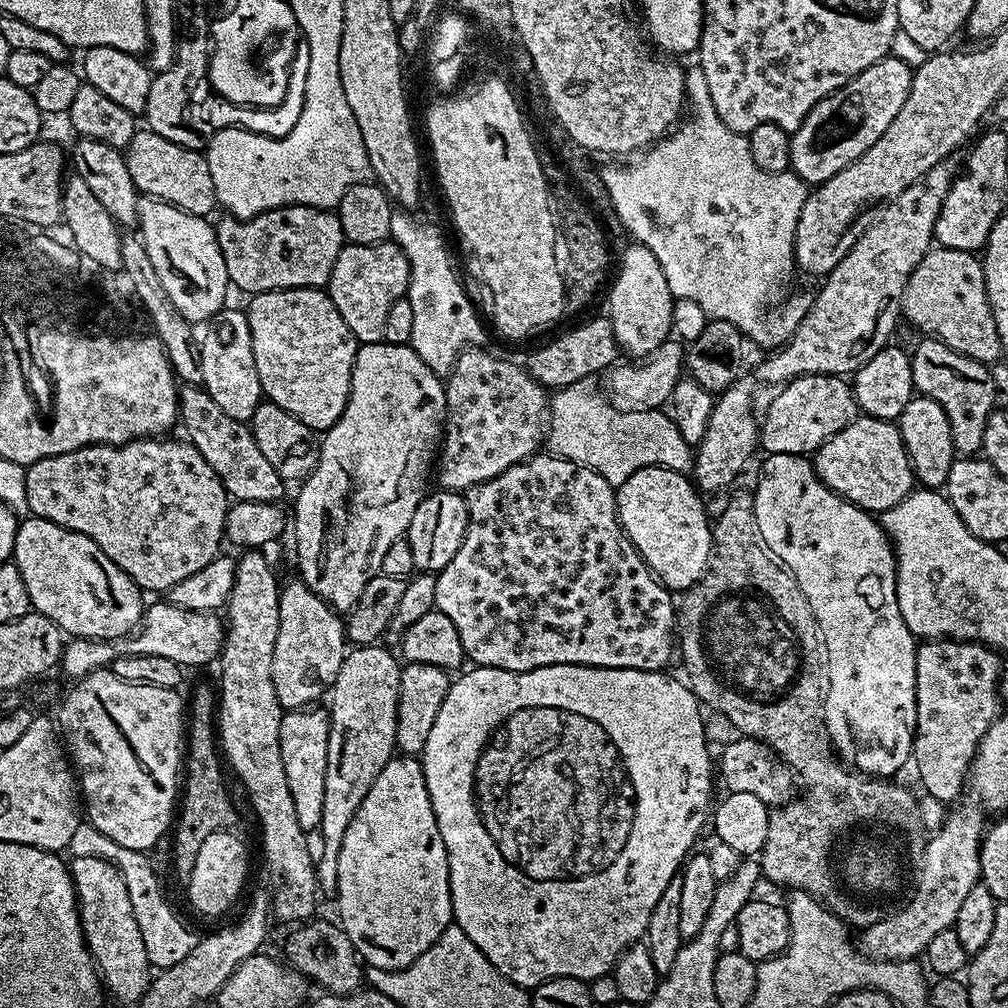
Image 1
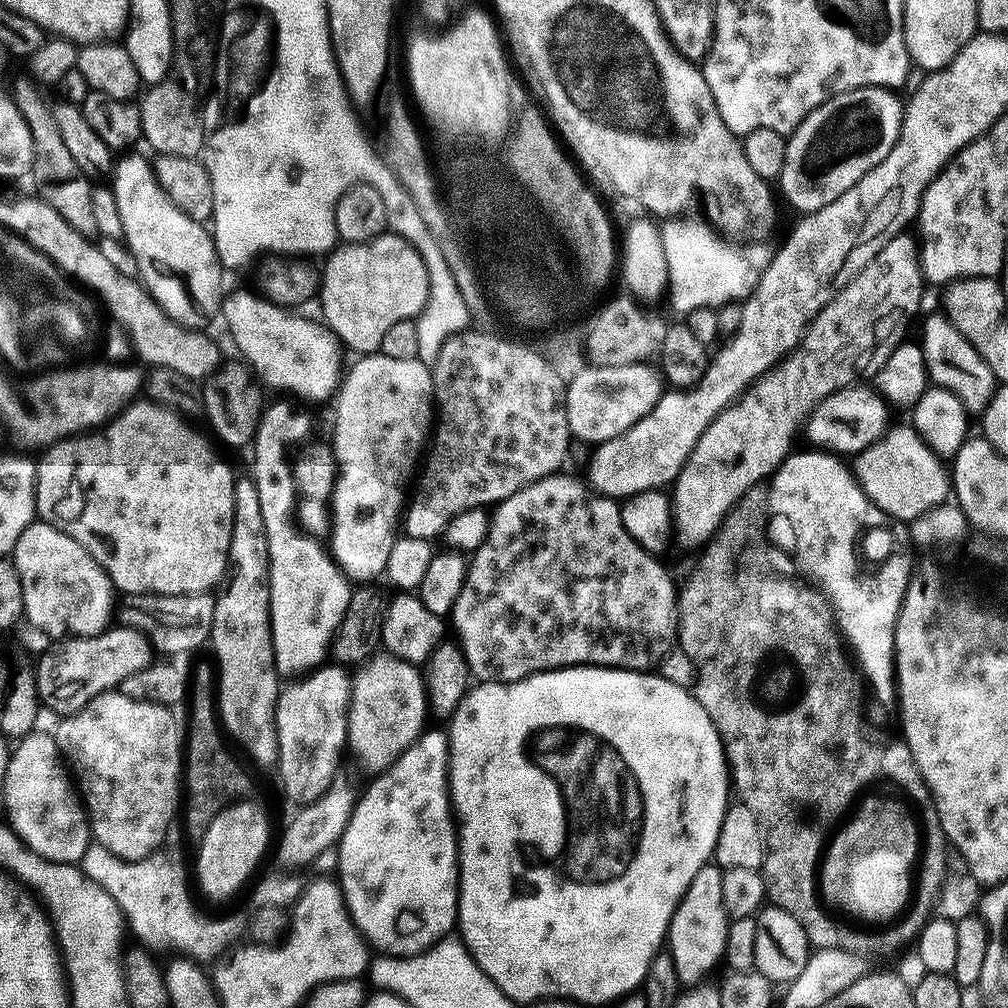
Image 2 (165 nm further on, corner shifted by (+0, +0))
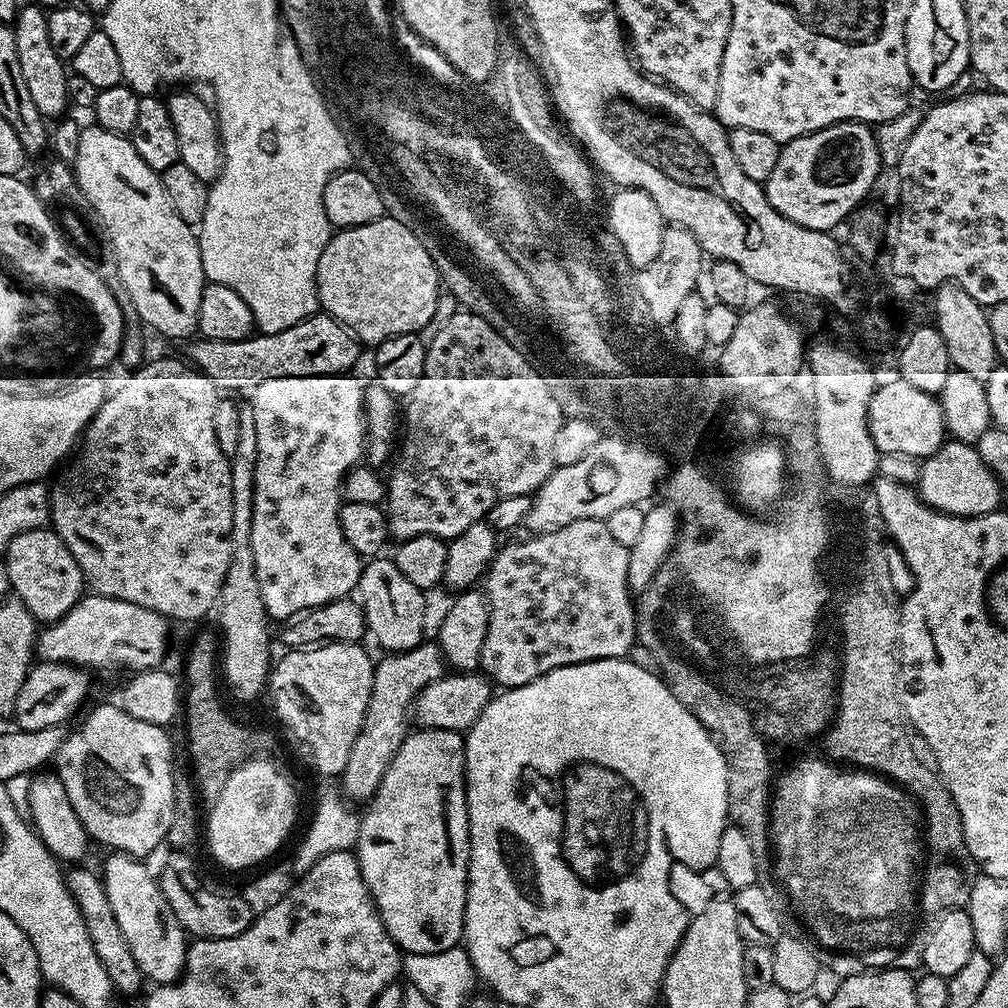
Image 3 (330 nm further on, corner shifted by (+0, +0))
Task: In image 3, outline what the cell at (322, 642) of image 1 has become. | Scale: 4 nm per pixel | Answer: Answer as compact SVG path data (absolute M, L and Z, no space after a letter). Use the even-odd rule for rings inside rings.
M341 374L338 376L307 376L306 378L270 378L267 382L258 385L251 393L250 407L254 410L254 430L258 430L258 462L254 470L252 549L258 574L258 586L262 590L262 602L273 621L288 622L313 608L321 608L332 600L343 600L351 593L348 592L351 588L353 591L359 585L362 557L343 537L342 526L339 524L339 512L342 505L341 488L344 478L351 468L361 463L366 452L368 421L364 414L365 391L366 384L363 384L356 374Z

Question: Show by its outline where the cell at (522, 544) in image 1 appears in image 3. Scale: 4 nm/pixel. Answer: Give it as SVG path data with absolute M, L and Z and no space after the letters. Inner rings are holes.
M602 520L570 522L570 526L527 538L529 540L520 540L505 548L503 545L493 556L483 577L488 625L486 642L482 642L479 671L493 685L507 690L526 686L555 668L627 657L631 653L628 651L637 643L636 604L628 586L630 550L610 534L607 523Z

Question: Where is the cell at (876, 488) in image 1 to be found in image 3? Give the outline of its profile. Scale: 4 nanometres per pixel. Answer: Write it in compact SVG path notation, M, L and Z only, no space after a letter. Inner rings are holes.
M949 439L921 464L924 465L914 488L921 502L930 505L933 510L946 516L985 516L1001 507L1000 481L982 462L973 445Z

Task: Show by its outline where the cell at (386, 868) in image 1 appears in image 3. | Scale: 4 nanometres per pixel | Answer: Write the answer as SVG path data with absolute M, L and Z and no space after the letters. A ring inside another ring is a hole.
M425 728L405 736L402 746L393 752L392 761L378 790L372 795L372 799L367 801L365 808L368 809L360 816L360 833L354 849L356 861L360 864L368 893L380 911L390 938L397 948L408 954L438 954L442 950L450 950L461 943L464 934L464 907L468 893L468 798L464 783L464 742L465 737L461 733L441 728Z

